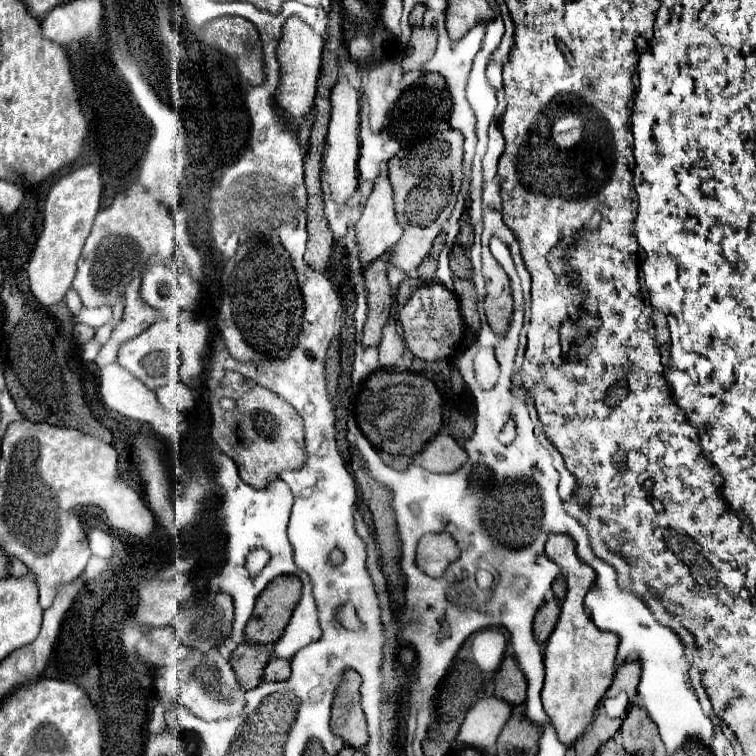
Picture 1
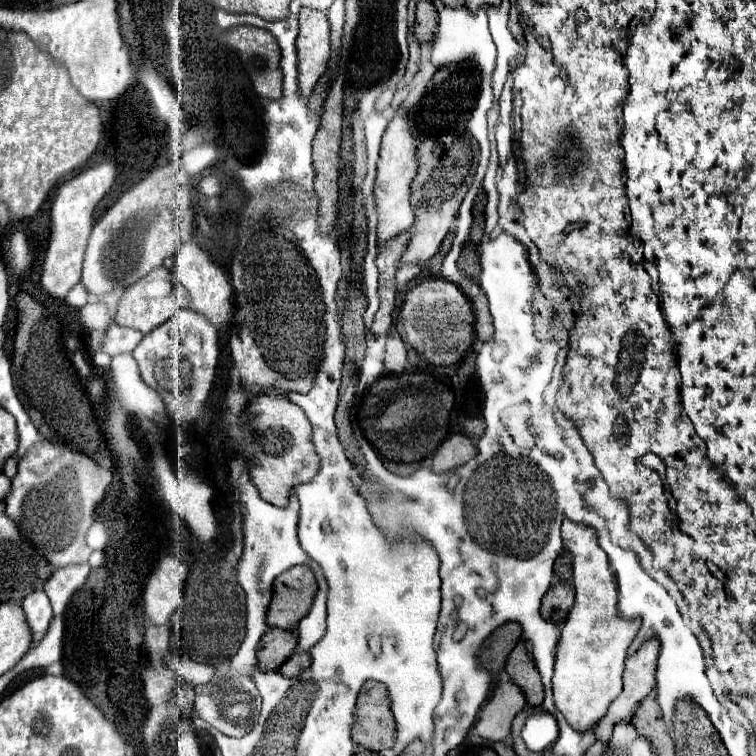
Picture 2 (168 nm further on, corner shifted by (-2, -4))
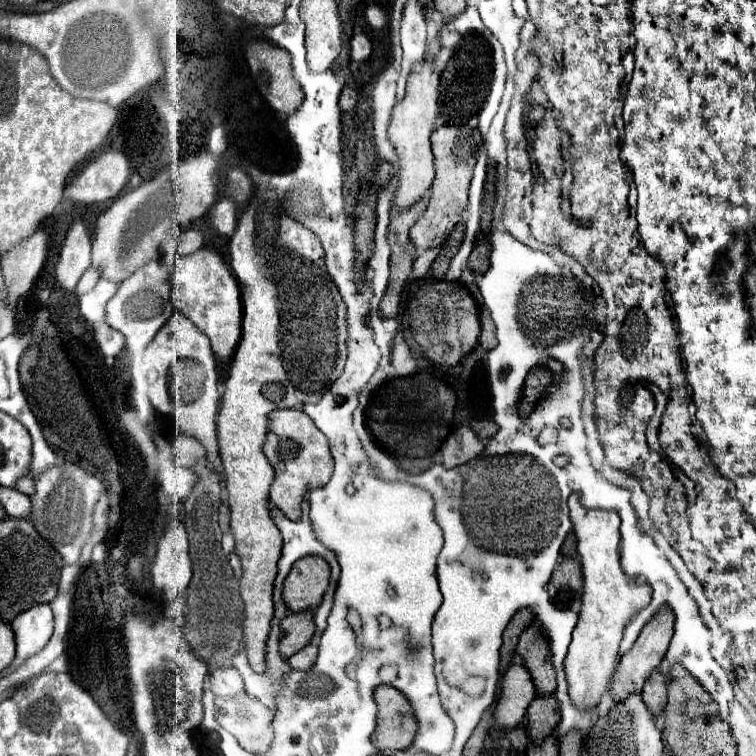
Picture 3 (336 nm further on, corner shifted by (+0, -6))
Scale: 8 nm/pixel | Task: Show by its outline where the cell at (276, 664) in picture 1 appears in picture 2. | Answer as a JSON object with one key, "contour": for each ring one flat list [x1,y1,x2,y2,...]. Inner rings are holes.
{"contour":[[297,650,297,652,279,668,279,672,281,672,283,676,297,676,297,674,299,674,301,670,305,670,309,664,311,664,309,652]]}

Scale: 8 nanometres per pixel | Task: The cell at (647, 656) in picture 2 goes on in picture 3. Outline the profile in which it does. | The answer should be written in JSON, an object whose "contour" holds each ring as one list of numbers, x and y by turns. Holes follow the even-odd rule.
{"contour":[[669,608,661,610,659,614,653,616,651,622,645,624,645,628,641,630,637,642,633,644,633,648,621,656,619,664,617,664,617,672,613,676,613,702,623,702,625,698,629,698,633,692,641,692,647,678,651,676,653,670,659,668,667,648,669,648,669,640,671,640,671,634,673,634,673,612]]}

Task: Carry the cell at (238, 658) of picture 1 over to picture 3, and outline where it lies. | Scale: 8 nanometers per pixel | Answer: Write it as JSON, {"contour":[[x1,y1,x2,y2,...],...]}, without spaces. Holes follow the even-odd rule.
{"contour":[[297,612,289,614,281,620,281,632,283,638,279,642,279,652,283,658,293,656,301,648,305,648,315,632,315,626,311,626,311,616,313,612]]}

